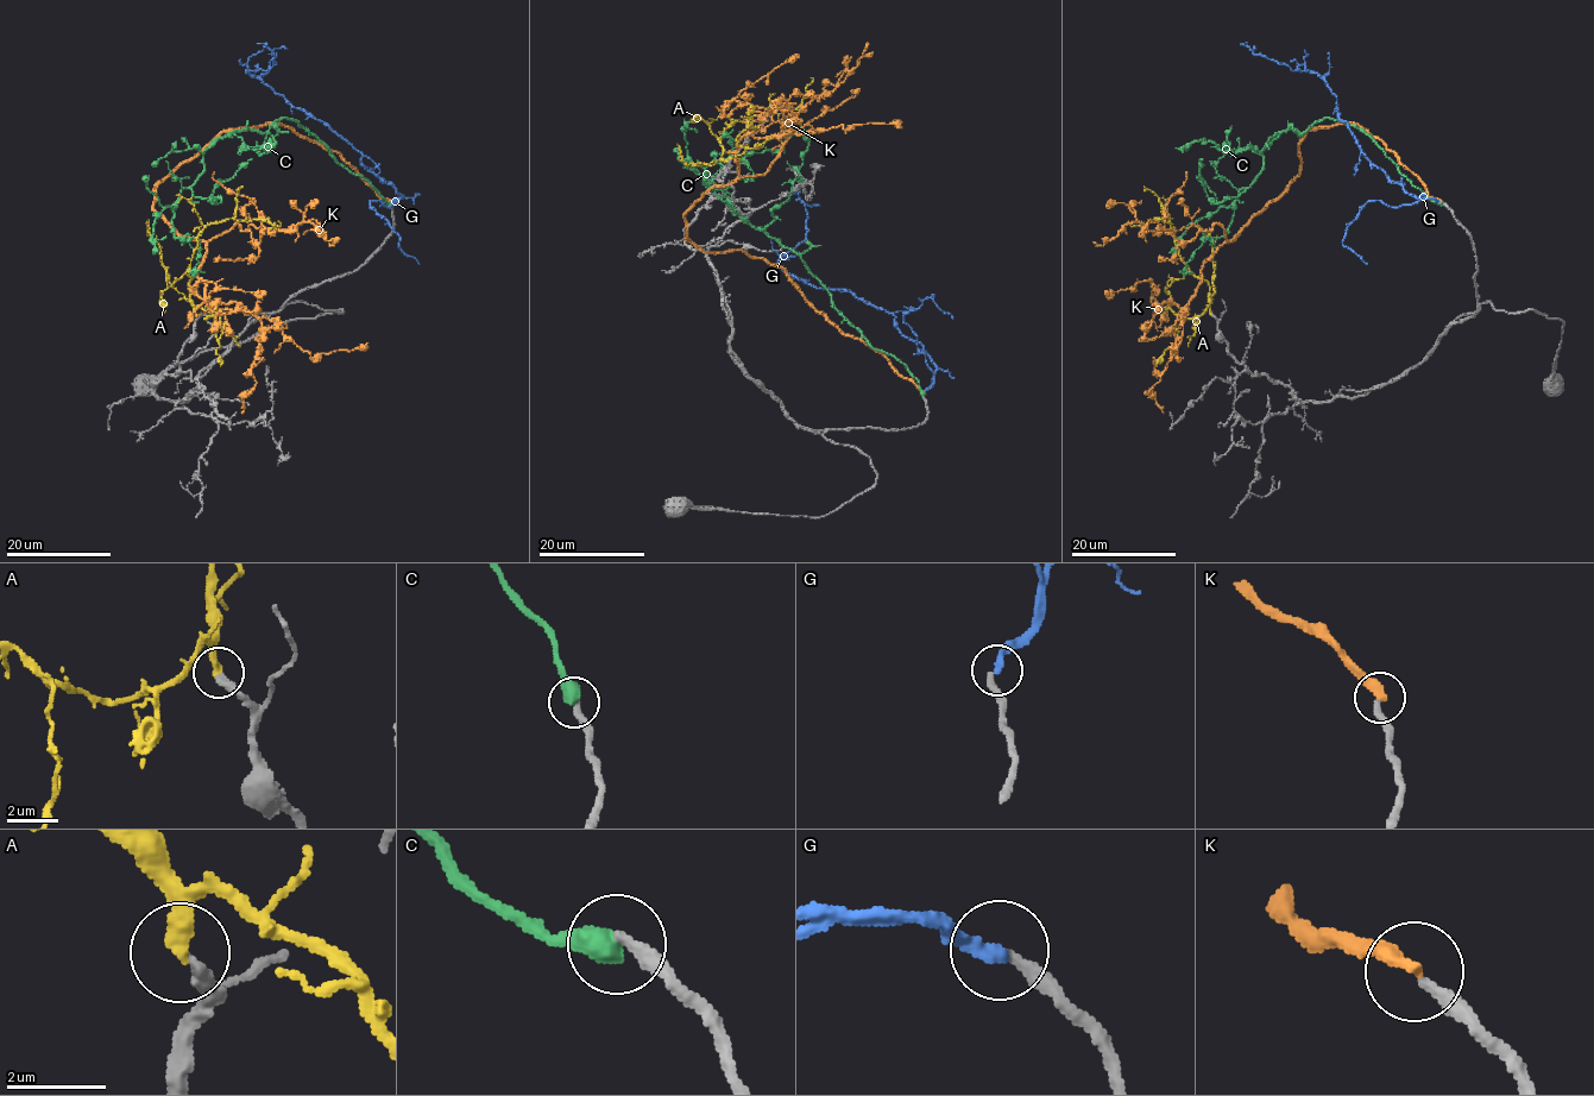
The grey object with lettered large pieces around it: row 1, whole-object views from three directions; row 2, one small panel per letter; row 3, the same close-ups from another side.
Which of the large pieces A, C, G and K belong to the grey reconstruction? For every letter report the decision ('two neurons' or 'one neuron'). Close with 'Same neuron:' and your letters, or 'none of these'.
A: one neuron
C: two neurons
G: two neurons
K: two neurons
Same neuron: A

